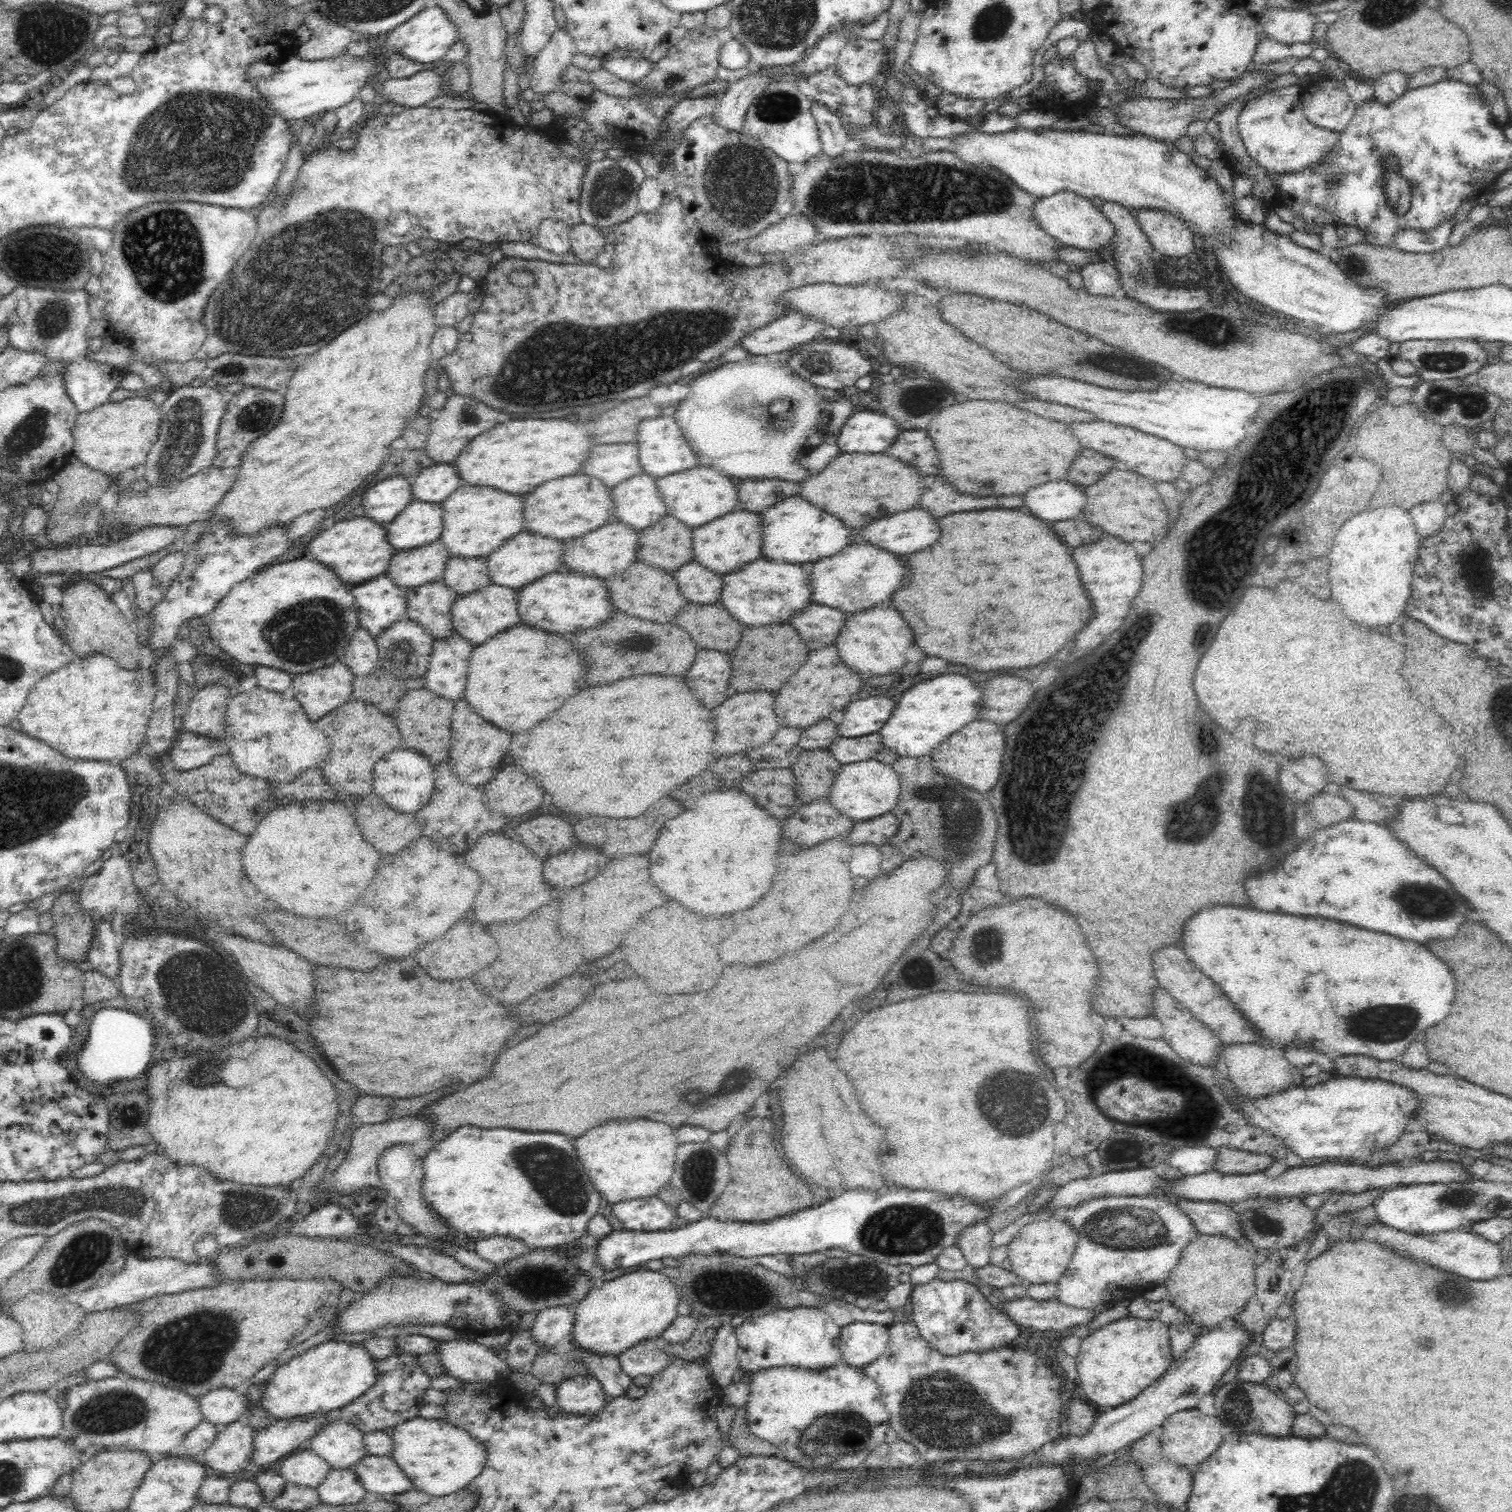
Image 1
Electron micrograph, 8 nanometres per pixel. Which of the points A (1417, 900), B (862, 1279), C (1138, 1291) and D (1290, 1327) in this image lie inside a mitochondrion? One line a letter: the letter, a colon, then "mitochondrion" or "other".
A: mitochondrion
B: mitochondrion
C: other
D: other

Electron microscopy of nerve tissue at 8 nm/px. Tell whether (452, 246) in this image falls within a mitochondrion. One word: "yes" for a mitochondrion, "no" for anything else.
no

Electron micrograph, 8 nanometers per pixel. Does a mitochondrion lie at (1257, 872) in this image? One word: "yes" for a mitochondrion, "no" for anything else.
no

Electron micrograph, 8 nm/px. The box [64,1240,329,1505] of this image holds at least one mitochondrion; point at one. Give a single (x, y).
(190, 1350)

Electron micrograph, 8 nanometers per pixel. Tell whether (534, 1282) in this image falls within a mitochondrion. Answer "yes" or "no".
yes

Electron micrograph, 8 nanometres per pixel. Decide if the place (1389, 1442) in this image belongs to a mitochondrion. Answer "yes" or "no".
no

